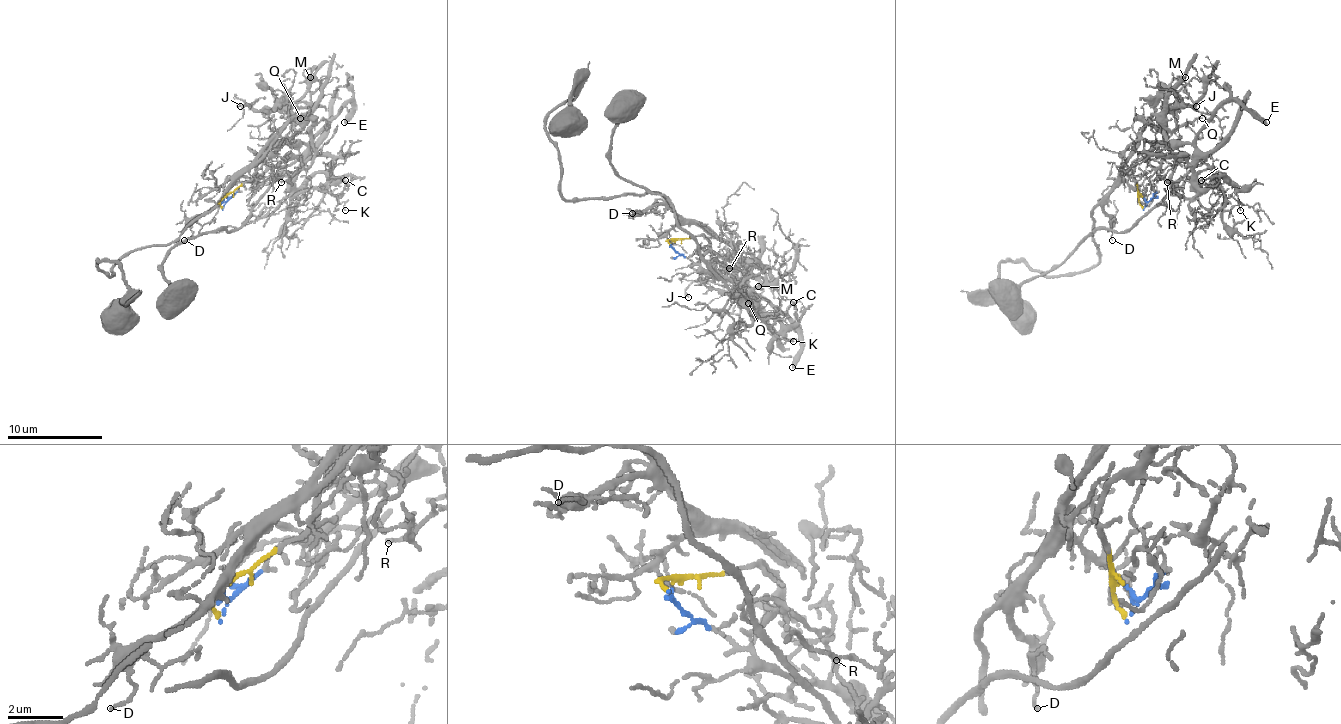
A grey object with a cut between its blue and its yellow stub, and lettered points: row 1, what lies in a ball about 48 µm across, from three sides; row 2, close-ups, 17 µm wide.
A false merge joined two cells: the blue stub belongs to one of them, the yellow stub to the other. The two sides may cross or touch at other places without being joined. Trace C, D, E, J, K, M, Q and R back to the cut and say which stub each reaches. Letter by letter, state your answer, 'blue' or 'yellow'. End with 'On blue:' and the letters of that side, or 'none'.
C: blue
D: yellow
E: blue
J: yellow
K: blue
M: yellow
Q: yellow
R: blue
On blue: C, E, K, R

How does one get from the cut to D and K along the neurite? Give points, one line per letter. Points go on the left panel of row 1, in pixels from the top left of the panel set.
D: (224, 197), (260, 168), (243, 173), (212, 207), (191, 223), (193, 233), (183, 240)
K: (224, 197), (226, 202), (258, 176), (298, 159), (296, 188), (327, 173), (332, 178), (327, 190), (346, 209)

